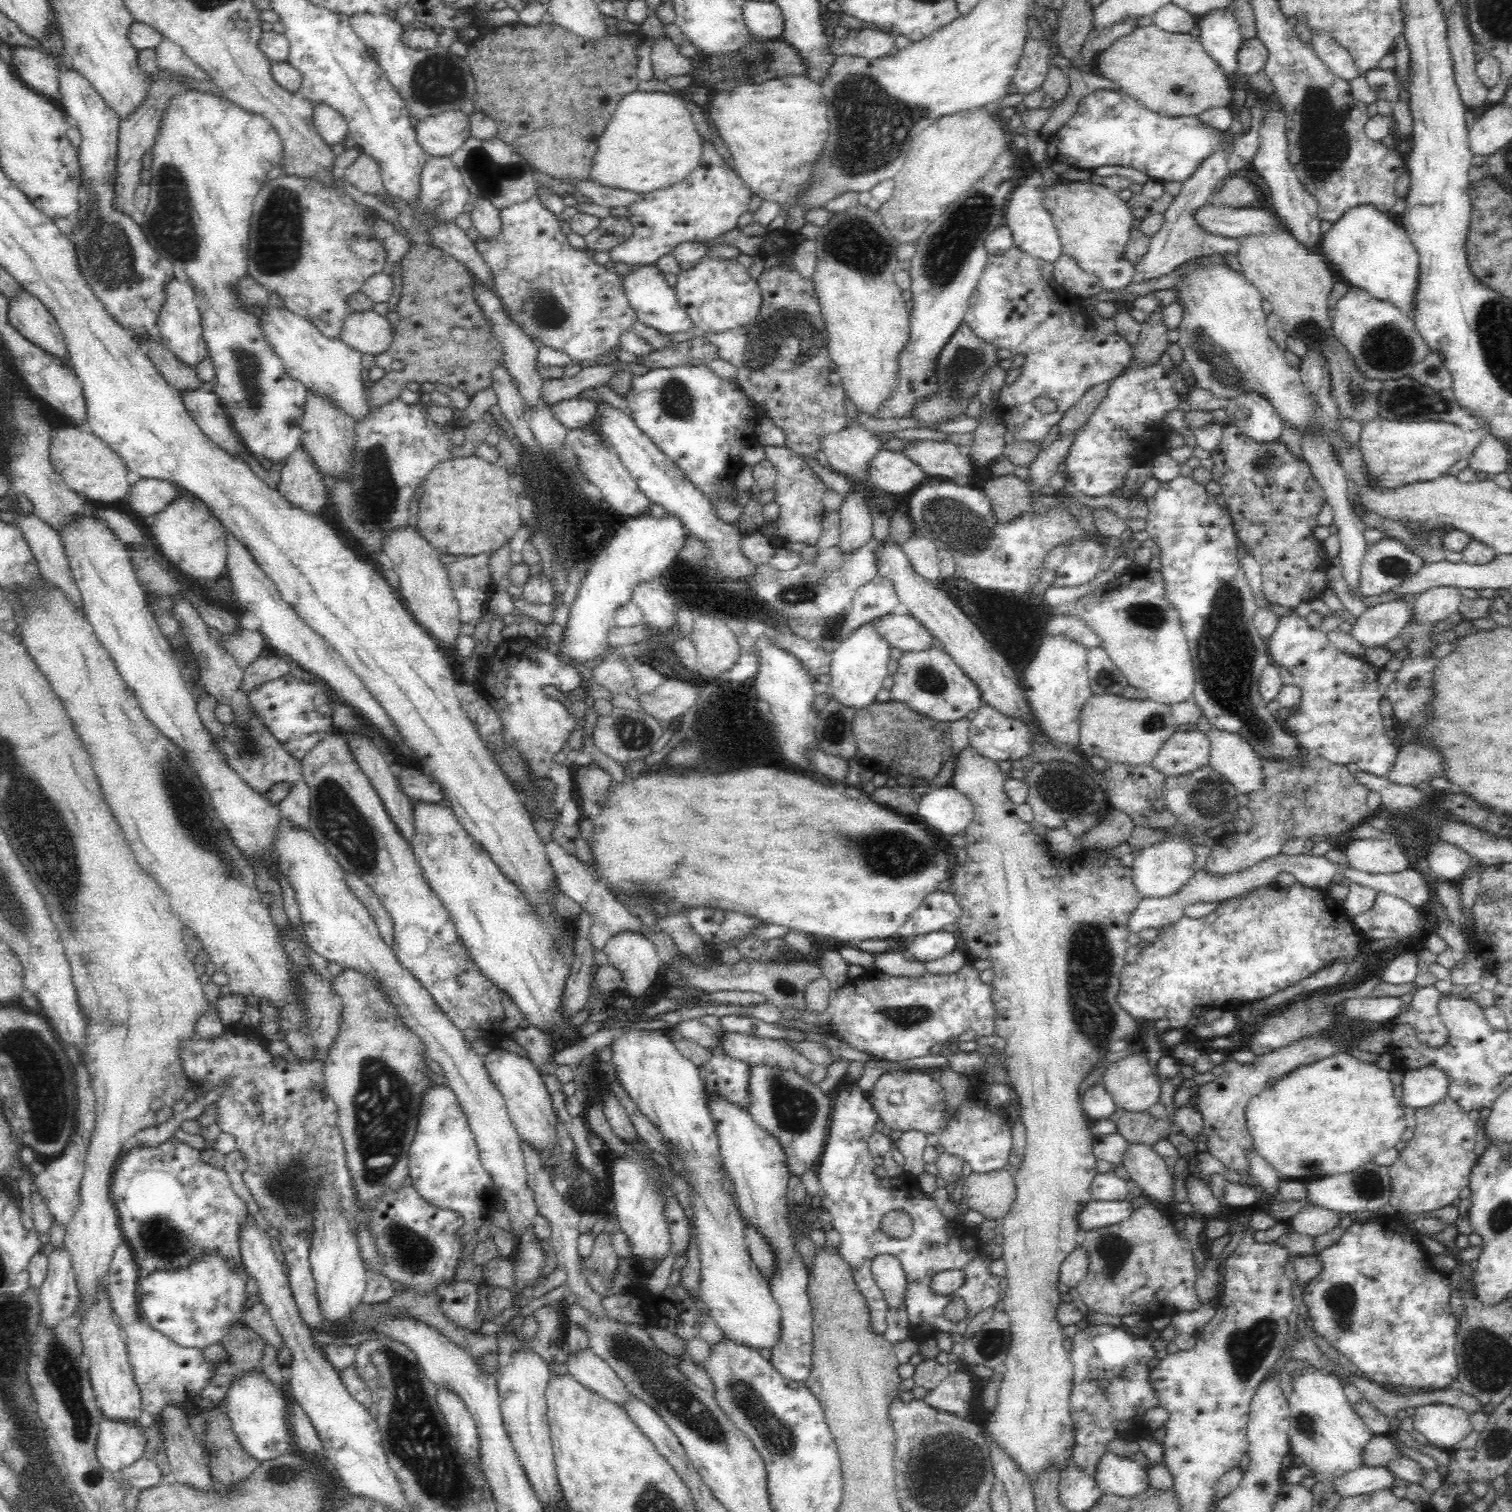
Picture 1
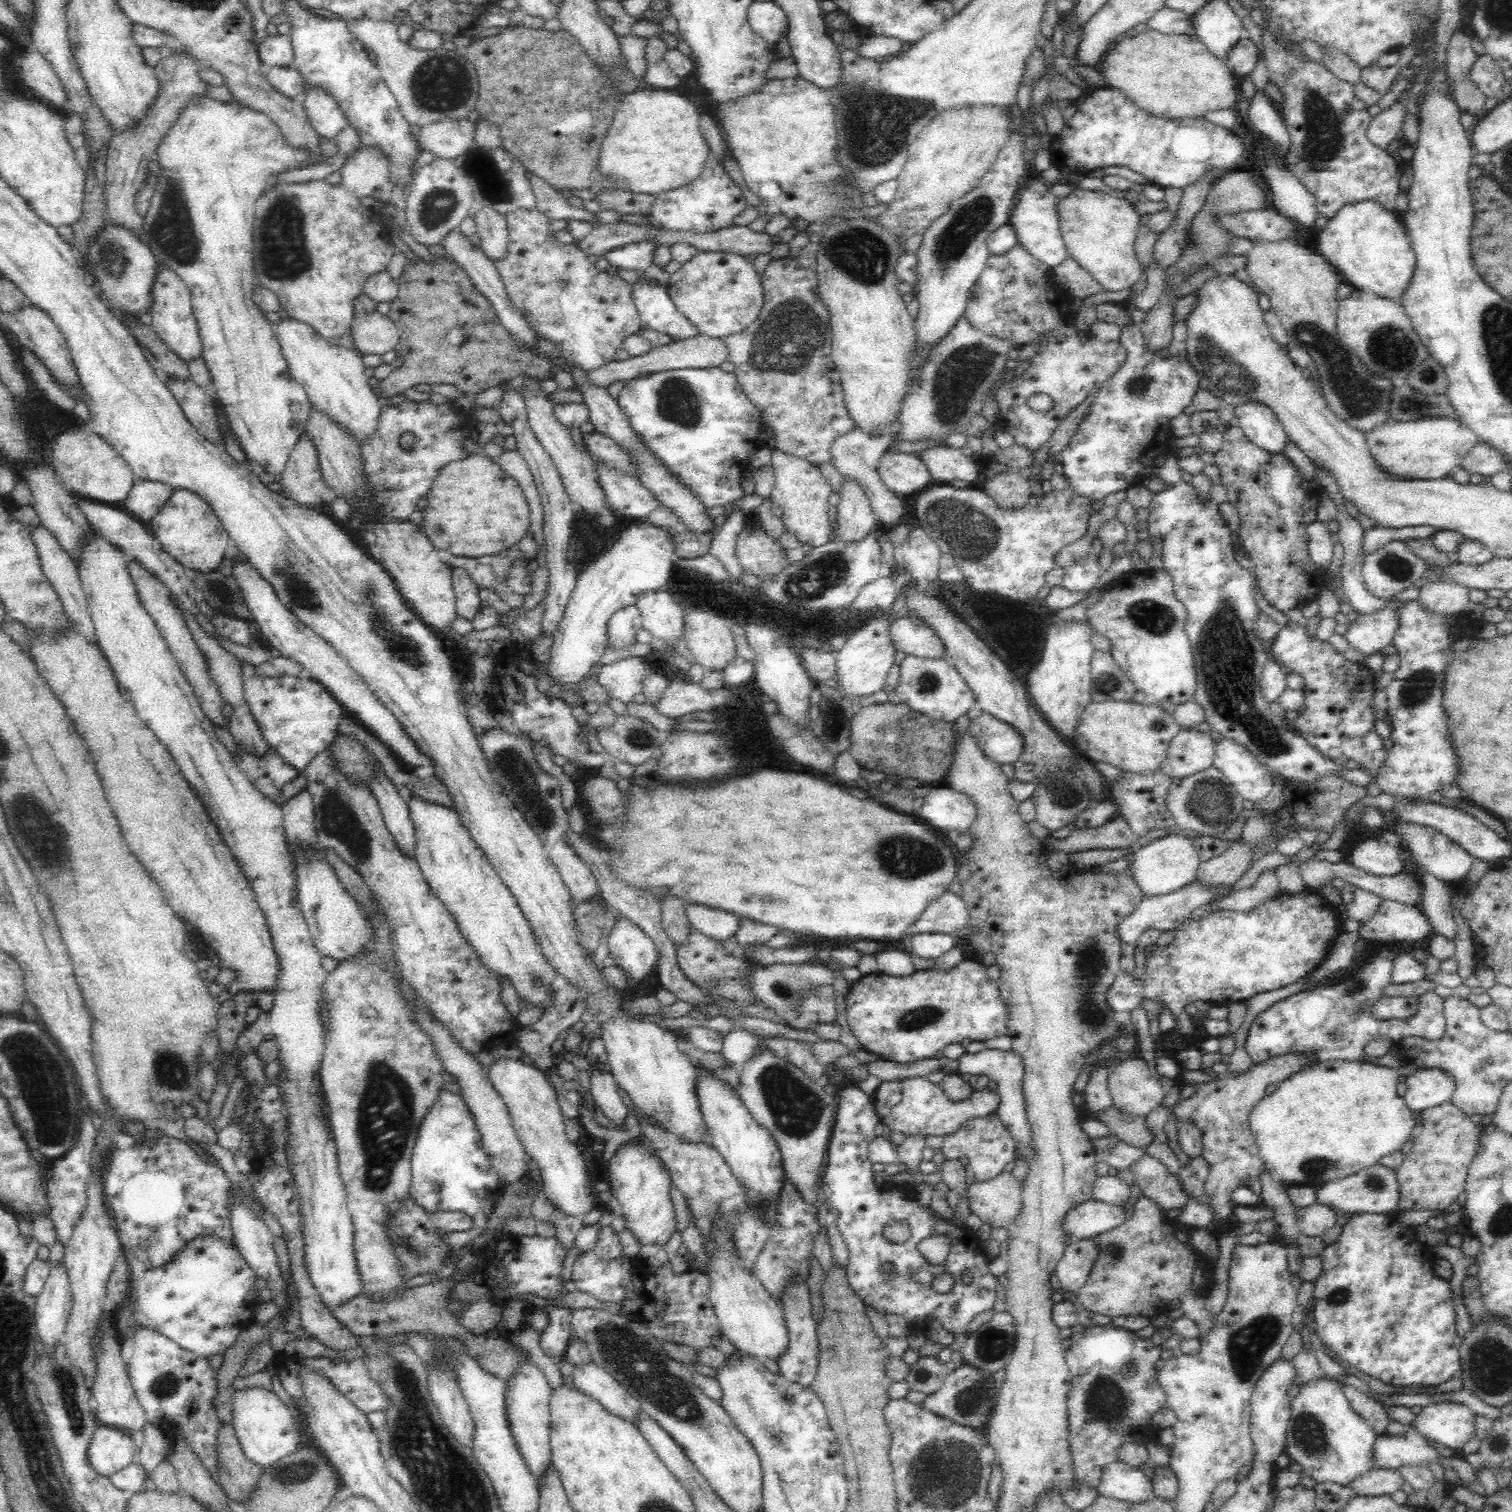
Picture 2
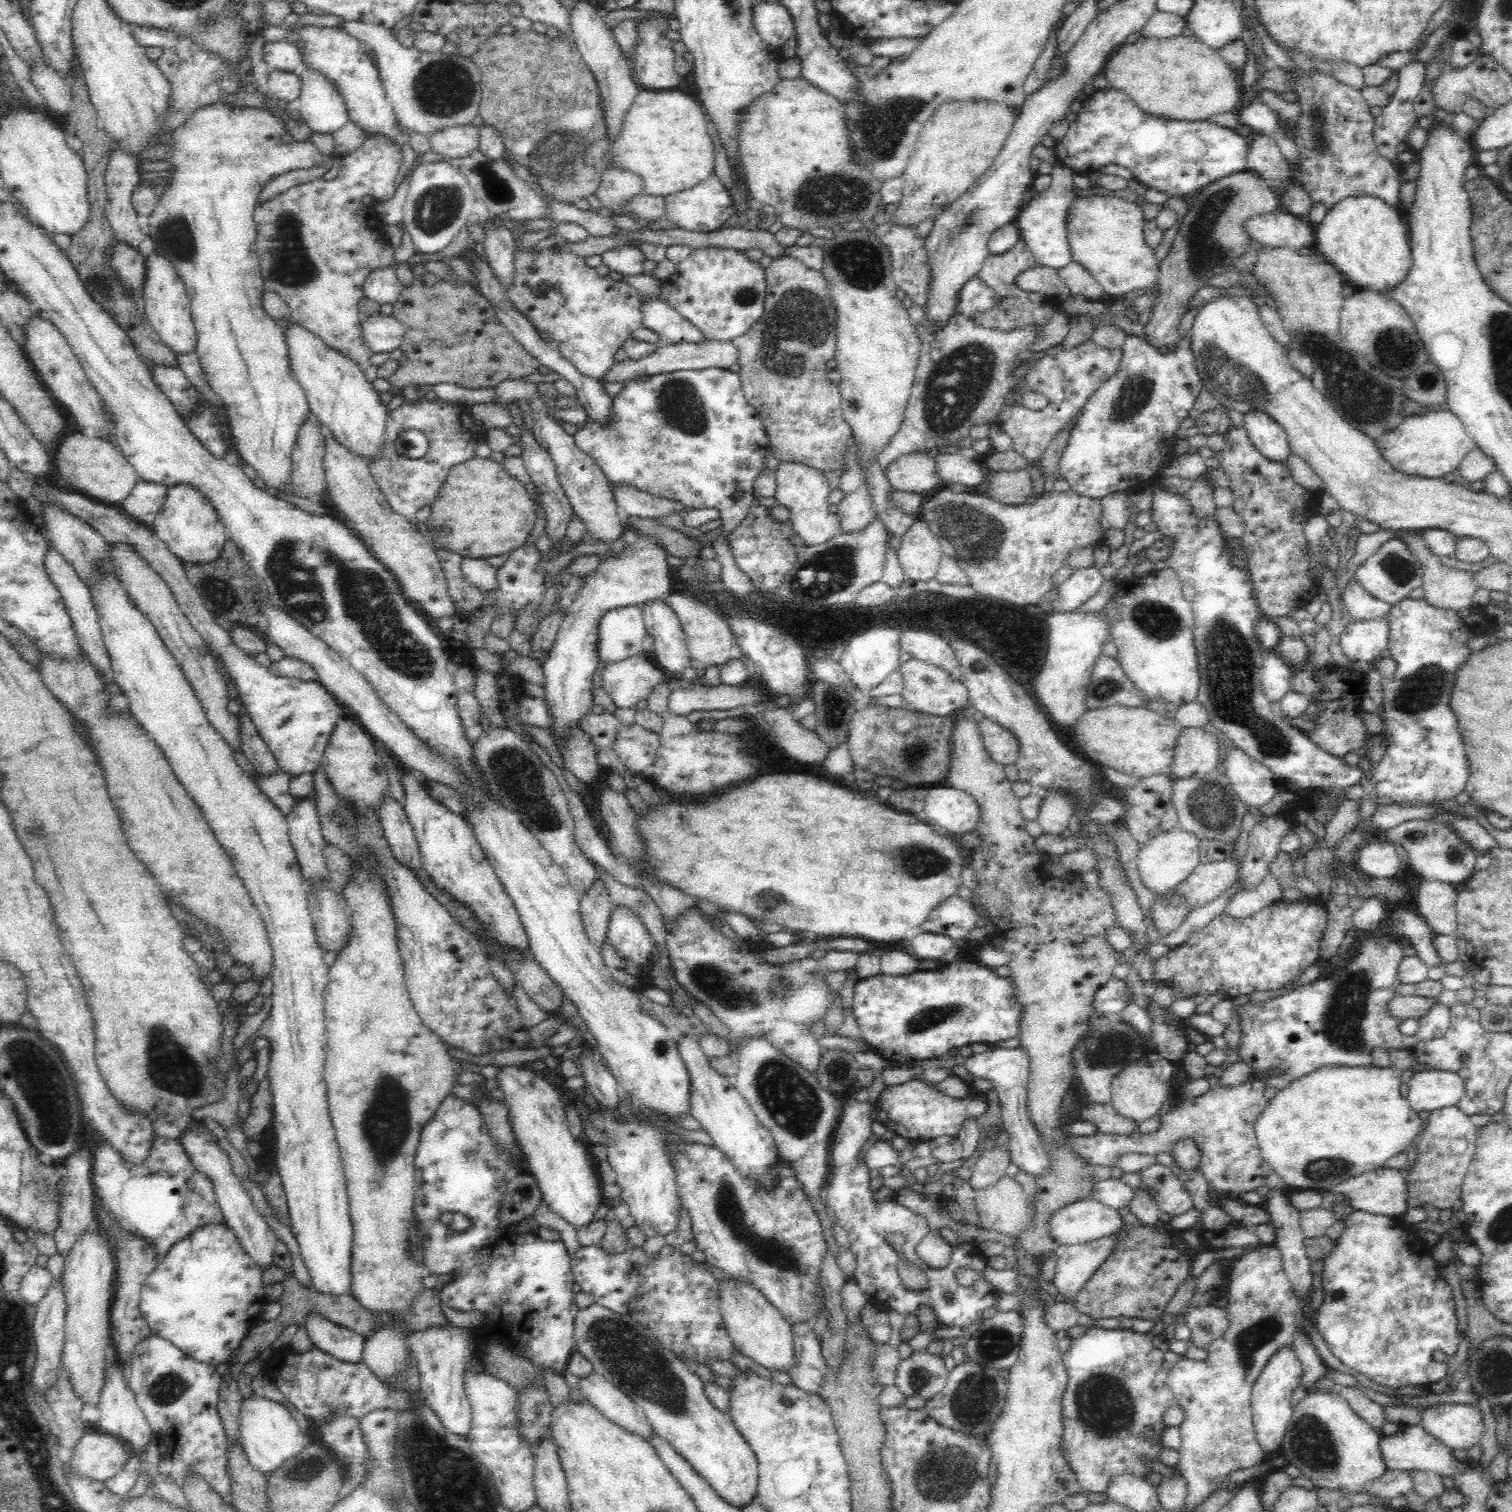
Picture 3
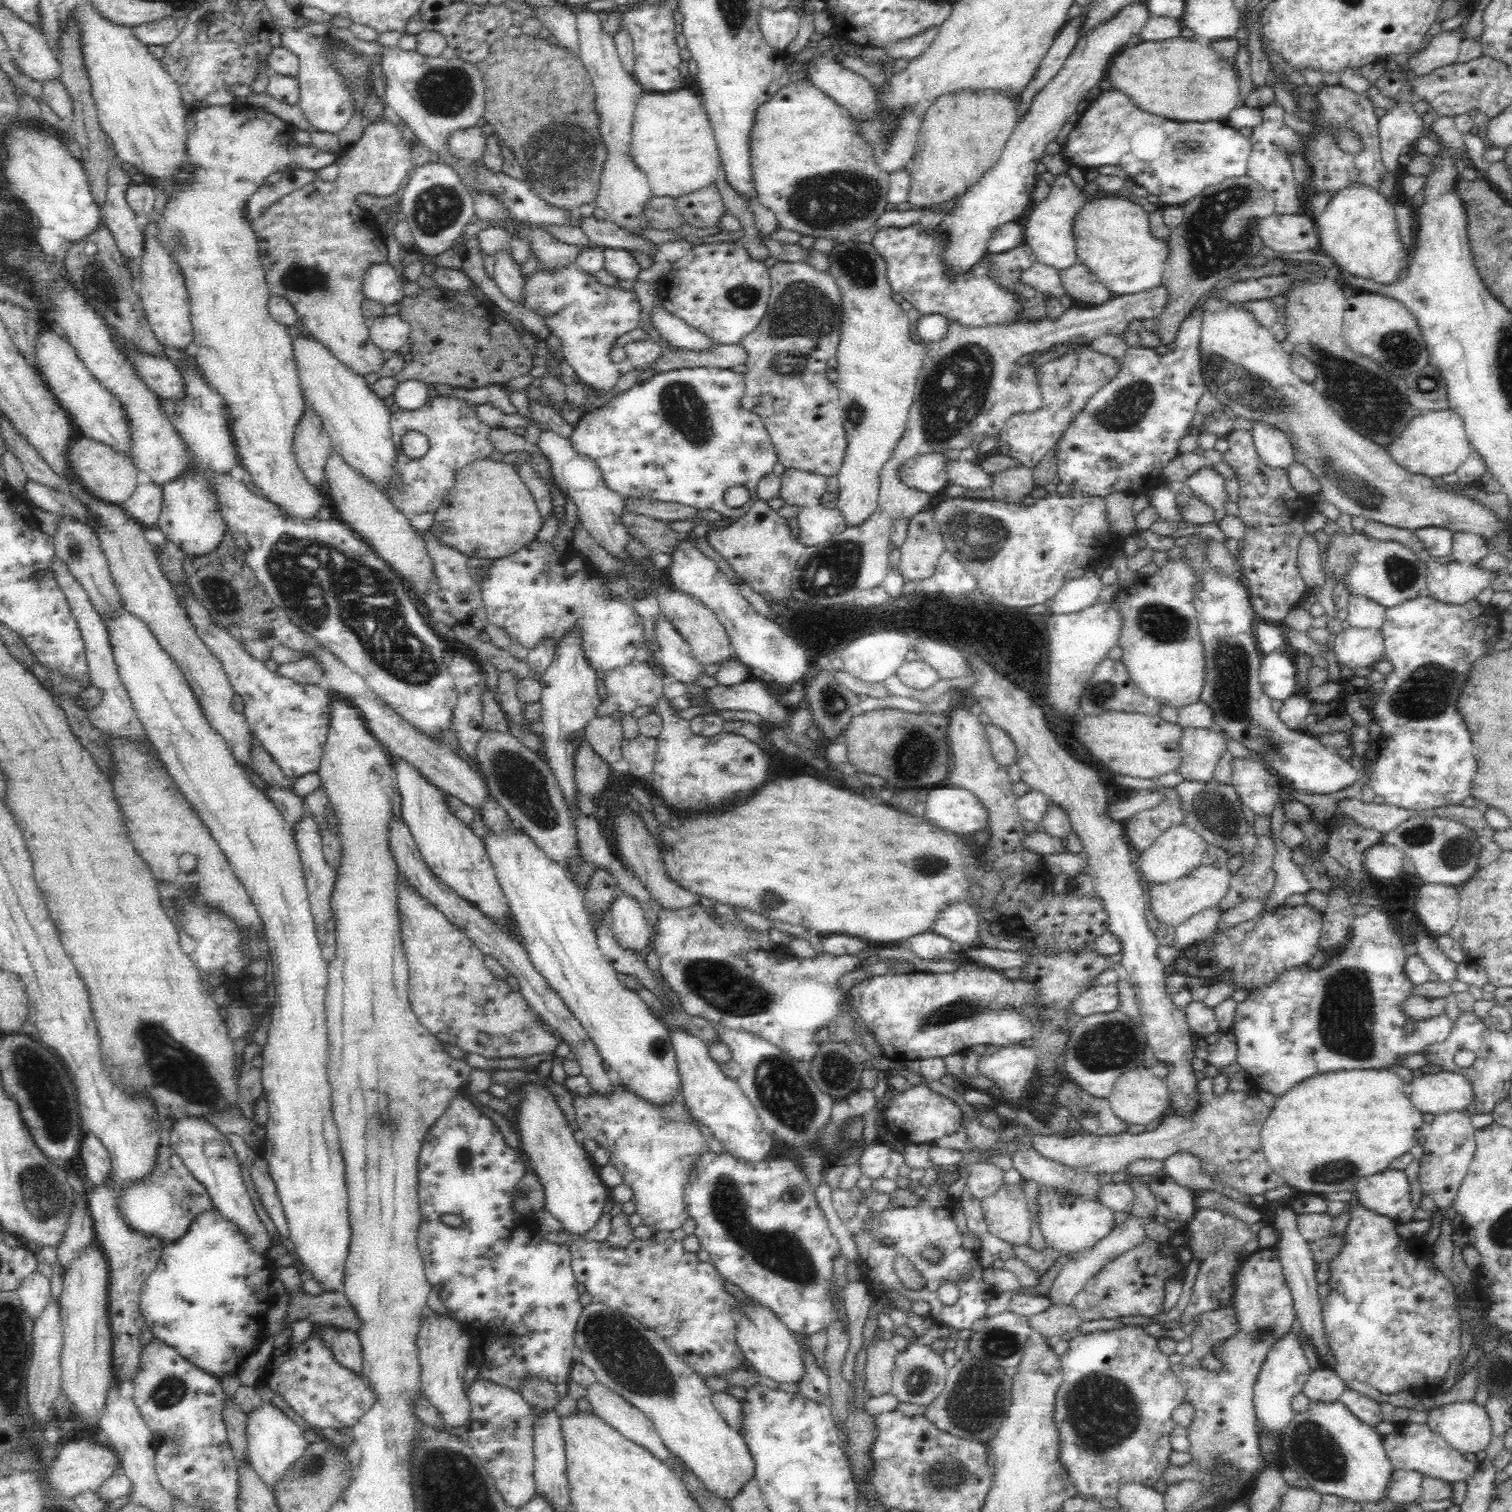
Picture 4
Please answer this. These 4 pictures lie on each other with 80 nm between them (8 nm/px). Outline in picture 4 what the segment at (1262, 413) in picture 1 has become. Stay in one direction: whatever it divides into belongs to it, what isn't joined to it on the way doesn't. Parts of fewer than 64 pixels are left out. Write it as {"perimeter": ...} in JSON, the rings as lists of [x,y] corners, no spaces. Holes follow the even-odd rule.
{"perimeter":[[[1254,423],[1251,430],[1253,441],[1261,461],[1269,467],[1287,471],[1295,461],[1292,443],[1284,431],[1267,423]]]}

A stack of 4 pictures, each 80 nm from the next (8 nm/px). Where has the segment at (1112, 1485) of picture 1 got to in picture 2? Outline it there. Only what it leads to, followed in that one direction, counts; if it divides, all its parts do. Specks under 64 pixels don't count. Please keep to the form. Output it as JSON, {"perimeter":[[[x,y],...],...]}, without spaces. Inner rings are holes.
{"perimeter":[[[1122,1461],[1104,1467],[1096,1489],[1102,1496],[1127,1503],[1147,1503],[1149,1499],[1156,1497],[1152,1481],[1144,1475],[1142,1469]]]}

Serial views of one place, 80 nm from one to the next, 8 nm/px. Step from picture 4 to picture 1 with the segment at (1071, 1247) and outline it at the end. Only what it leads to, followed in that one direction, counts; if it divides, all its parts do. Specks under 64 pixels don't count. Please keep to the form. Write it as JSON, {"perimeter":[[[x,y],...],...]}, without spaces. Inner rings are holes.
{"perimeter":[[[1092,1199],[1080,1212],[1078,1220],[1079,1230],[1086,1232],[1098,1227],[1112,1226],[1125,1221],[1135,1206],[1130,1200],[1126,1201],[1105,1201]]]}

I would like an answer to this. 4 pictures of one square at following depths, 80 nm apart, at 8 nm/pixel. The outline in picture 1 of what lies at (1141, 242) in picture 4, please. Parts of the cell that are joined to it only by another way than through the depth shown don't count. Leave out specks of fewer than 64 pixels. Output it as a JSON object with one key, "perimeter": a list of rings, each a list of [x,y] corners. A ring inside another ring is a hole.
{"perimeter":[[[1089,180],[1058,181],[1056,188],[1045,189],[1043,206],[1052,215],[1063,253],[1074,258],[1084,272],[1096,275],[1106,290],[1120,290],[1128,286],[1130,282],[1134,282],[1135,263],[1124,256],[1124,251],[1127,248],[1127,240],[1132,230],[1132,221],[1136,218],[1124,198],[1119,198],[1118,194],[1108,190],[1108,187],[1092,184]]]}

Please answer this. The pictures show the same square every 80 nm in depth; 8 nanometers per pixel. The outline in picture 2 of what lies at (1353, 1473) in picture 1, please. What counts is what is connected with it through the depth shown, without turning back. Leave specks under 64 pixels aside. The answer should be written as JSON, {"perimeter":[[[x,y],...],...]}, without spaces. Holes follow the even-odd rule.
{"perimeter":[[[1376,1468],[1353,1480],[1349,1487],[1360,1496],[1391,1495],[1402,1490],[1404,1477],[1398,1469]]]}

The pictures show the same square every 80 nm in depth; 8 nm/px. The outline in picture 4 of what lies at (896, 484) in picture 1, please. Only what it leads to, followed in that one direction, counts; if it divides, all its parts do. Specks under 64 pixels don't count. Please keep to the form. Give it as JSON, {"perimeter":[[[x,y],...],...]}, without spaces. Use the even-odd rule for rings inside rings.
{"perimeter":[[[931,452],[907,460],[898,472],[898,477],[906,487],[934,494],[947,488],[948,457],[941,452]]]}

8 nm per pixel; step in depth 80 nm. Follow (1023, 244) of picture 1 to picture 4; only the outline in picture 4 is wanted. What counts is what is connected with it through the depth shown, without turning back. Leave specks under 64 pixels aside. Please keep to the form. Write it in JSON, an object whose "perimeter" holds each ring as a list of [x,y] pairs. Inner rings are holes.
{"perimeter":[[[1060,174],[1055,178],[1048,196],[1042,202],[1036,202],[1036,206],[1030,204],[1031,209],[1028,208],[1023,216],[1018,218],[1018,222],[1024,229],[1024,244],[1032,250],[1037,261],[1064,270],[1079,262],[1073,237],[1073,222],[1090,198],[1083,189],[1076,187],[1070,175]]]}

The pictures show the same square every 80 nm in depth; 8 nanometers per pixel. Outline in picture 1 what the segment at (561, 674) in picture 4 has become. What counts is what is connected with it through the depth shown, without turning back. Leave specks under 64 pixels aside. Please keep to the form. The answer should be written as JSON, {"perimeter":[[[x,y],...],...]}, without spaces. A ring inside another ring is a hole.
{"perimeter":[[[670,512],[665,518],[649,513],[636,515],[618,526],[610,542],[592,560],[574,600],[568,604],[569,620],[562,627],[562,640],[555,648],[556,655],[572,667],[584,666],[589,660],[603,657],[608,647],[608,630],[617,609],[631,600],[634,587],[658,580],[665,568],[679,558],[687,533],[680,518],[676,514],[670,516]]]}

